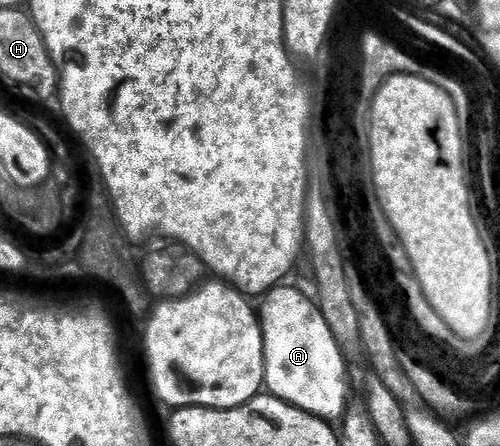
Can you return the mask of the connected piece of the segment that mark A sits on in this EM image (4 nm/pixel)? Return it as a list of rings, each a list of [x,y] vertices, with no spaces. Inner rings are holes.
[[[275,287],[271,290],[275,294],[275,324],[263,324],[263,332],[271,332],[271,340],[275,340],[275,368],[271,368],[271,382],[266,385],[266,391],[283,400],[294,408],[302,408],[313,416],[319,416],[322,420],[336,422],[343,416],[347,408],[347,361],[340,343],[335,340],[330,324],[322,316],[322,310],[318,303],[303,291],[300,296],[295,296],[295,288],[292,292],[278,292]]]

